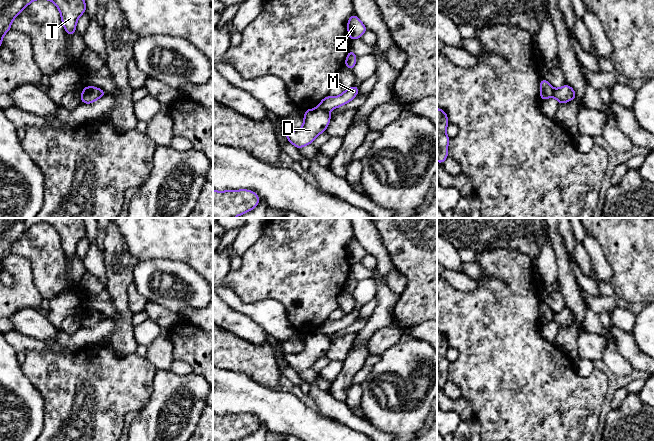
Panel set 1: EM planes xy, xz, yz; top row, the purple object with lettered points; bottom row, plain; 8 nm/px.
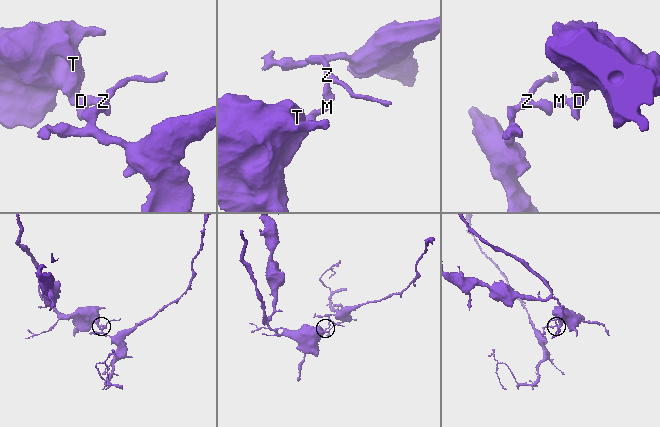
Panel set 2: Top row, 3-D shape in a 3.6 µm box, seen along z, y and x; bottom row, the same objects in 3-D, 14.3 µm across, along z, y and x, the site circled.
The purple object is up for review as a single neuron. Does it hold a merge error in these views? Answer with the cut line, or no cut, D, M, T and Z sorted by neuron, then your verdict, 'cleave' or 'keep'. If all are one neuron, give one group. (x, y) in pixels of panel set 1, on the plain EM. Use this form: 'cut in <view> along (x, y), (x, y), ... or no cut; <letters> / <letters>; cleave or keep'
cut in xz along (317, 331), (327, 336); D T / M Z; cleave

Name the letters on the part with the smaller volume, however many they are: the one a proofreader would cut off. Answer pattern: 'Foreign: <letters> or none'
Foreign: M, Z

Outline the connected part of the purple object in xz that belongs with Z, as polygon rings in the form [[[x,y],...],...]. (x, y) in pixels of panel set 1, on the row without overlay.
[[[351,239],[347,247],[347,255],[351,265],[361,262],[367,255],[367,251],[361,246],[361,244],[355,239]]]

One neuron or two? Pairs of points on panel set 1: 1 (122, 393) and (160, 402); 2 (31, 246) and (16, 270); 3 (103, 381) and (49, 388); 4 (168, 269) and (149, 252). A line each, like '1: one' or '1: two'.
1: two
2: two
3: one
4: two

